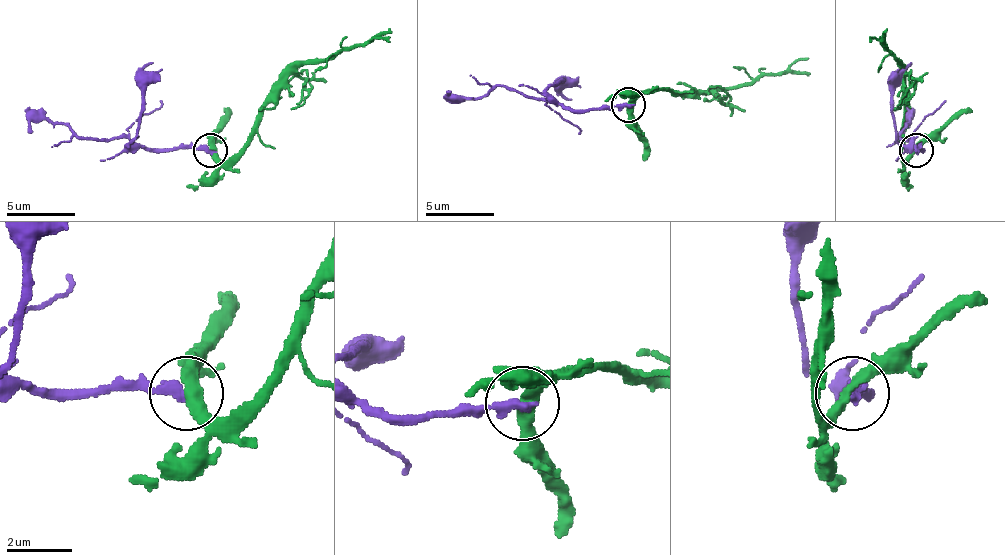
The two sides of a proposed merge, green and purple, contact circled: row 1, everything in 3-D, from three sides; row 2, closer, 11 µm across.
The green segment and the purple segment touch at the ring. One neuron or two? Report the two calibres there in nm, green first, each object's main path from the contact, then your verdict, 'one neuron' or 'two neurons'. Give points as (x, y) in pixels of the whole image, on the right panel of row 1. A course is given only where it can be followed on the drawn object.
340/320 nm | green via (913, 149), (903, 159), (900, 152), (903, 67), (886, 46), (869, 36) | purple via (917, 149), (920, 149), (910, 139), (896, 135), (910, 118), (903, 132) | two neurons

